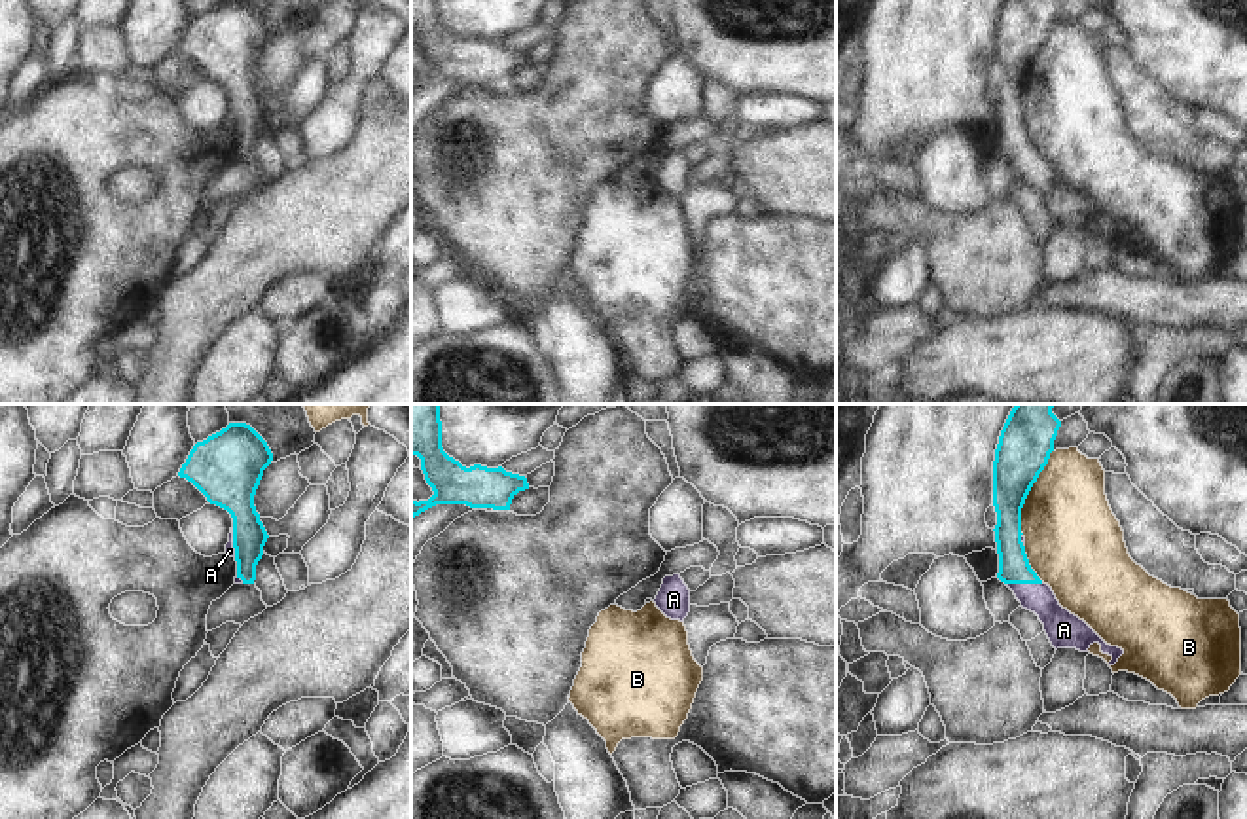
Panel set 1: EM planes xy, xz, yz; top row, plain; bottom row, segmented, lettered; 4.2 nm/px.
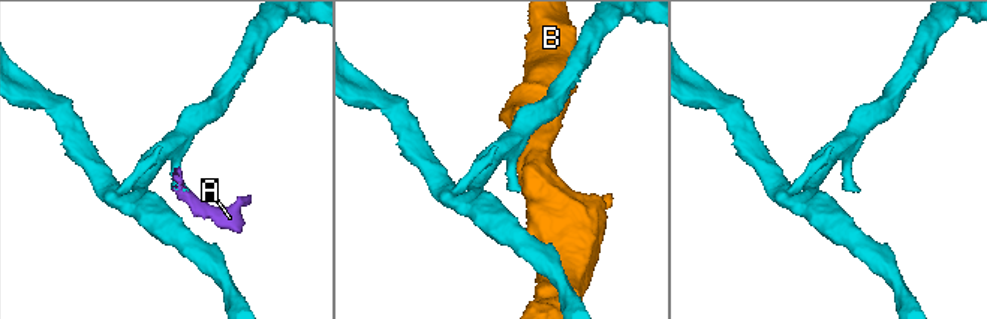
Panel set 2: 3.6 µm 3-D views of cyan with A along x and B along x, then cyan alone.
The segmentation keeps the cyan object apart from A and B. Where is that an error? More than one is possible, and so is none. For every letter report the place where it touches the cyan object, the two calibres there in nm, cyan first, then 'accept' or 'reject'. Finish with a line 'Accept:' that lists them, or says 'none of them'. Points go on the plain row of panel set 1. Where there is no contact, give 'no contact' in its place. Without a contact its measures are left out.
A: contact yz (1024, 158); calibres 130 and 140 nm; accept
B: contact yz (1030, 65); calibres 220 and 380 nm; reject
Accept: A

